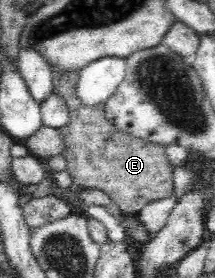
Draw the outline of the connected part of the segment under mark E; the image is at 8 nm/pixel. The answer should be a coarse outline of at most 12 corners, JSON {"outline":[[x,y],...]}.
{"outline":[[53,71],[70,111],[70,190],[99,189],[127,215],[173,195],[164,146],[84,107],[78,71]]}

